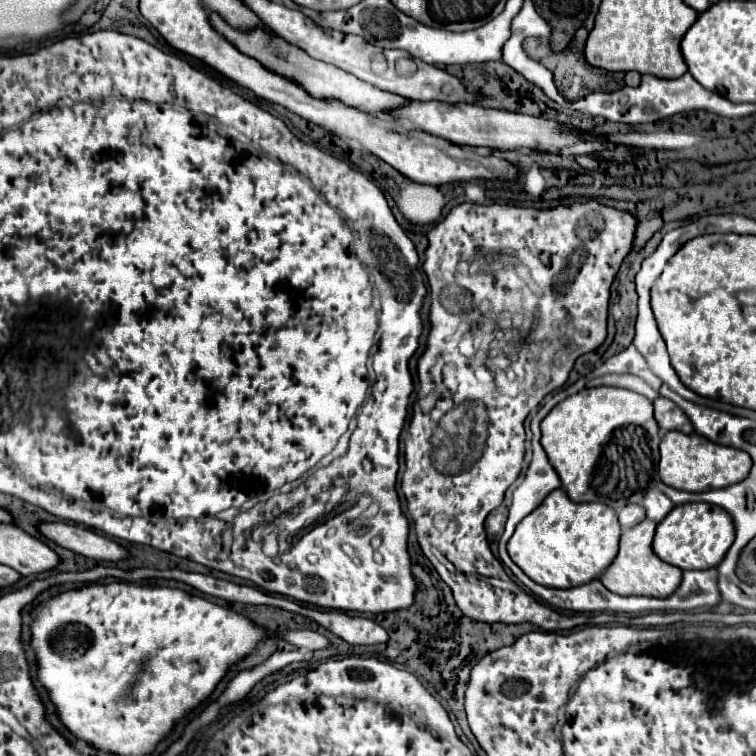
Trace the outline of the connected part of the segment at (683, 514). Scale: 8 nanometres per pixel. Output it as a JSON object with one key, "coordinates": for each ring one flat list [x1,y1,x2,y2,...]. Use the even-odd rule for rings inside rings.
{"coordinates":[[684,503,676,505,658,525,654,537,654,553,680,569,710,569,716,567,734,543,732,517,710,503]]}

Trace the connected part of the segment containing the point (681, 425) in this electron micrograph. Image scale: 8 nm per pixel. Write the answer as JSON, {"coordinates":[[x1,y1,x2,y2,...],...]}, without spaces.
{"coordinates":[[658,397,654,401,654,417,656,417,656,421,658,421,658,425,660,425,662,431,676,429,676,431,682,431,682,433,694,433,694,427,690,423,690,419,670,399]]}

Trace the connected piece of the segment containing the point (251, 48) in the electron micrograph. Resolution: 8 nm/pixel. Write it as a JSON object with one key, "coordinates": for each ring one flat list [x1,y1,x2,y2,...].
{"coordinates":[[210,13,210,19,212,19,212,27,218,27,220,33,224,33,224,37,228,37,228,41,232,41,234,45,238,45,240,49,244,49,246,55,252,55,254,59,258,61,264,61,264,65,268,69,278,69,282,75,288,75,290,79,296,79,304,89,310,89,312,95,320,95,324,99,330,99,330,97,336,97,344,103,350,103,352,107,362,107,364,111,368,113,384,113,386,109,396,109,404,103,404,97,398,97,394,93,388,93,388,91,380,91,360,79,356,79,354,75,334,67,334,65,328,65,328,63,322,63,322,61,316,61,316,59,310,59,308,55,304,55,298,47,292,47,288,43,284,43,284,39,280,39,278,35,270,35,266,31,260,31,260,29,254,29,248,33,240,33,236,29,228,29,228,23,224,23,216,13]]}

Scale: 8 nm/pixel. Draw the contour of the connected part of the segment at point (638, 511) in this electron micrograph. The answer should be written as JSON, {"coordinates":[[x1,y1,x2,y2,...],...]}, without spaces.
{"coordinates":[[628,505,618,513,618,521,620,521,622,529,634,527,644,519,646,519,646,515,644,515,644,507,642,505]]}

